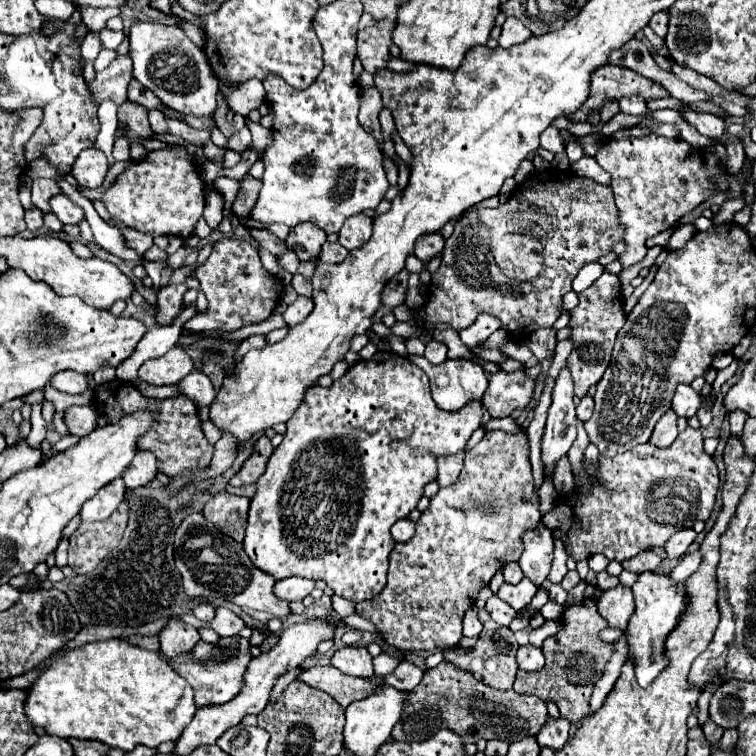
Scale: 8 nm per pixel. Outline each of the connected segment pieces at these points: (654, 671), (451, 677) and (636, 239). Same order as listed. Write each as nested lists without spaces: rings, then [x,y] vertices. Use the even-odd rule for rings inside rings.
[[[653,572],[639,574],[639,580],[633,584],[635,612],[627,626],[627,644],[629,644],[627,658],[633,662],[637,684],[643,688],[649,686],[649,682],[669,664],[665,656],[665,640],[669,632],[673,632],[677,620],[681,618],[681,612],[685,612],[685,600],[687,600],[685,588],[671,588],[671,586],[675,586],[675,580],[669,574],[653,574]]]
[[[441,662],[433,670],[425,670],[423,680],[415,690],[407,692],[407,698],[409,708],[405,708],[405,716],[401,716],[401,720],[393,726],[393,740],[427,740],[441,728],[449,728],[459,734],[463,742],[477,742],[481,738],[517,742],[527,736],[537,736],[547,720],[547,706],[541,698],[519,696],[513,690],[493,690],[447,662]]]
[[[647,134],[641,138],[623,138],[623,140],[607,138],[599,146],[595,160],[605,172],[611,174],[611,190],[613,190],[615,204],[619,210],[619,224],[623,226],[621,240],[627,244],[627,250],[619,256],[619,262],[625,268],[629,268],[645,258],[645,254],[647,254],[645,240],[649,236],[655,236],[655,234],[671,228],[677,220],[681,220],[685,214],[689,214],[699,204],[709,200],[713,194],[729,192],[729,188],[731,188],[729,172],[723,172],[721,176],[715,178],[709,172],[709,168],[705,166],[705,152],[689,146],[685,140],[679,140],[679,138],[665,138],[665,136],[657,136],[657,134]]]

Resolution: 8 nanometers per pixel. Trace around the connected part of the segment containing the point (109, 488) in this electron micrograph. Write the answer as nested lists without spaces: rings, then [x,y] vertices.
[[[121,478],[105,484],[93,498],[89,498],[81,508],[83,522],[99,522],[109,518],[125,496],[125,484]]]

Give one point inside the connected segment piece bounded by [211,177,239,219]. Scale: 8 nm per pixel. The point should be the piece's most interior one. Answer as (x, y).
(228, 187)

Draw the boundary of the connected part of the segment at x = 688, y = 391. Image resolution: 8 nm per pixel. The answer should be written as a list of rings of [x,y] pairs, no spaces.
[[[679,384],[673,396],[673,406],[671,406],[677,412],[677,416],[685,416],[685,418],[695,416],[699,406],[701,406],[701,396],[691,386]]]

